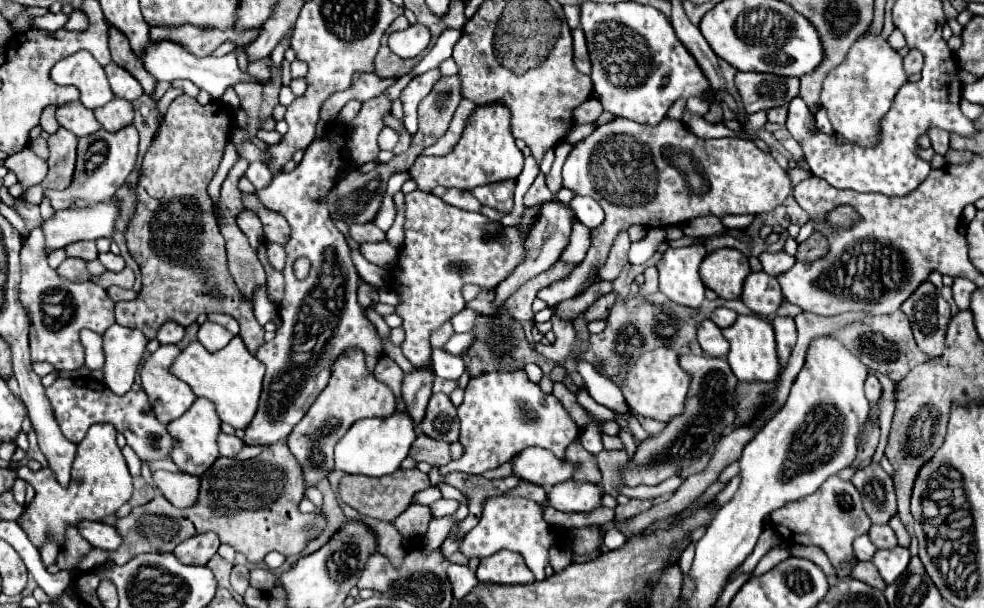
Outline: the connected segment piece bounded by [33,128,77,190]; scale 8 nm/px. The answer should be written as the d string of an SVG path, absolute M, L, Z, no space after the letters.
M59 128L55 134L49 136L47 142L49 142L49 160L47 160L49 172L47 178L33 190L65 190L69 186L69 180L73 178L77 138L69 130Z

